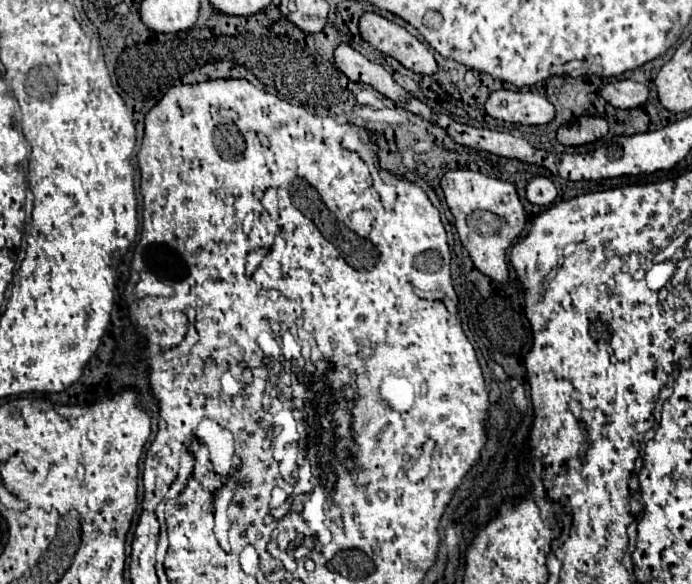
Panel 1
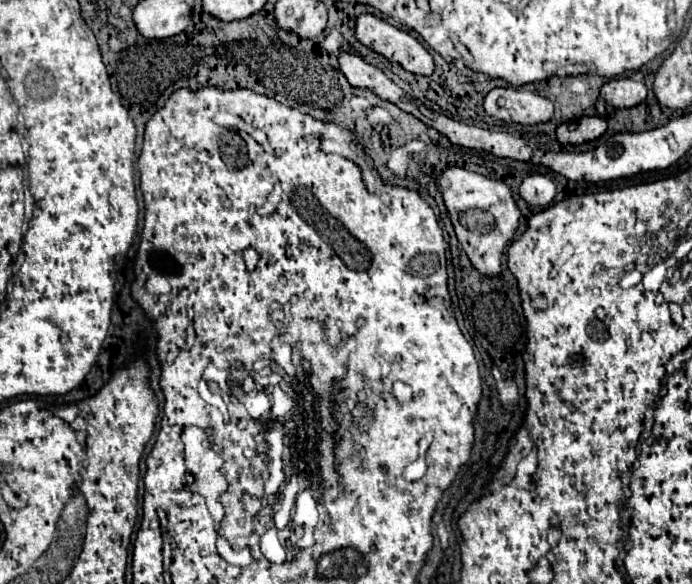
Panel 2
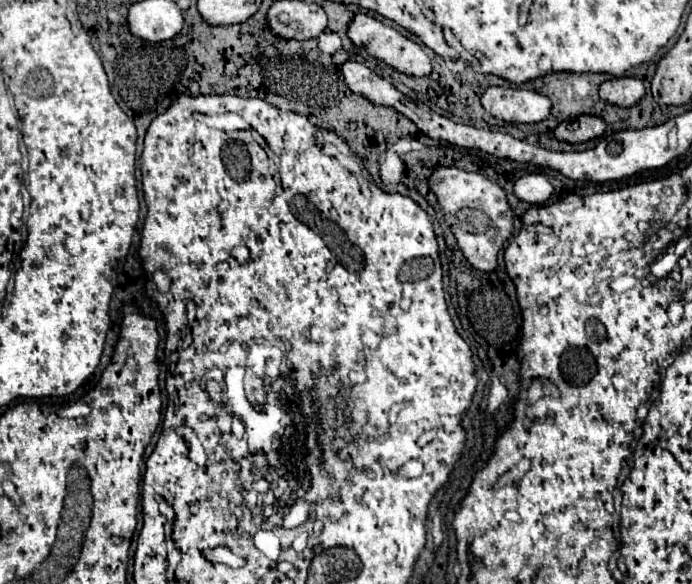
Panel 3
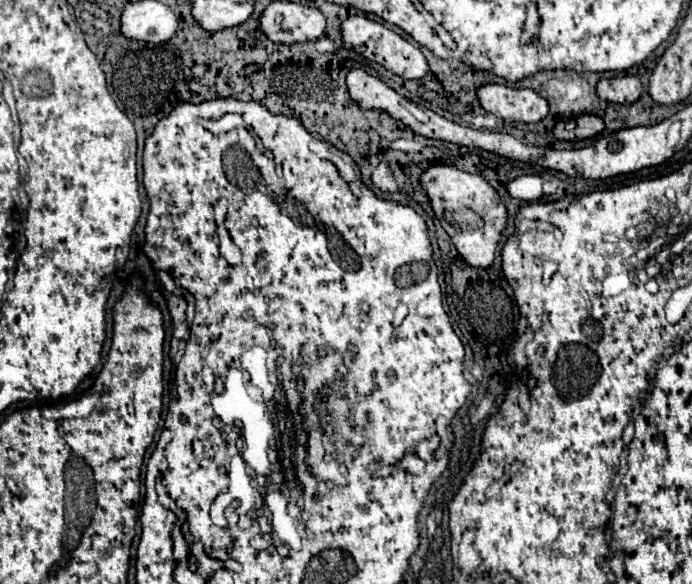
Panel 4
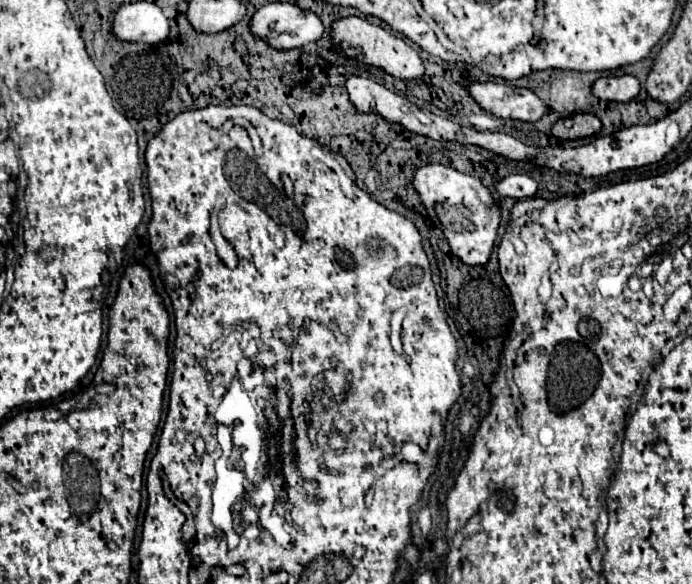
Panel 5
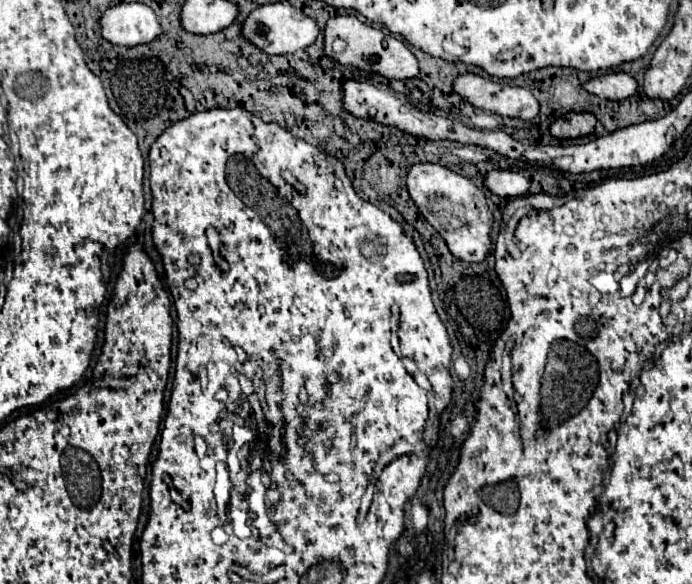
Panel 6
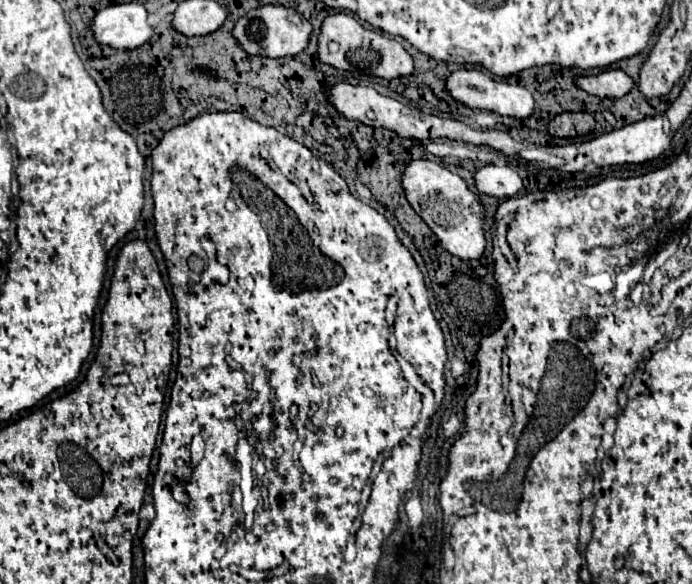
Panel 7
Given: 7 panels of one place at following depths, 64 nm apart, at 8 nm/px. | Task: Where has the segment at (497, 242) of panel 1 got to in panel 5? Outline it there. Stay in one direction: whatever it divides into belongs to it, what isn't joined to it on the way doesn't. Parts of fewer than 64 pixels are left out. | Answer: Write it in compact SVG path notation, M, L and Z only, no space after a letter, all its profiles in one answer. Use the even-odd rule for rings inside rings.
M428 164L428 166L418 168L418 170L414 172L412 186L414 186L414 190L418 192L418 196L420 196L420 200L422 200L422 206L426 208L428 218L432 220L432 224L434 224L434 220L436 220L438 228L444 232L444 236L446 236L446 240L448 240L448 244L450 244L450 248L452 248L452 254L456 254L456 256L458 256L464 264L470 264L470 266L476 266L476 264L486 264L486 262L488 262L488 256L490 256L490 252L492 252L492 248L494 248L494 242L496 242L496 230L498 230L498 224L500 224L500 212L492 210L492 194L490 194L490 190L488 190L488 188L484 188L484 186L482 186L482 182L480 182L478 178L468 176L468 174L462 174L462 172L458 172L458 170L450 168L450 166L442 166L442 164Z

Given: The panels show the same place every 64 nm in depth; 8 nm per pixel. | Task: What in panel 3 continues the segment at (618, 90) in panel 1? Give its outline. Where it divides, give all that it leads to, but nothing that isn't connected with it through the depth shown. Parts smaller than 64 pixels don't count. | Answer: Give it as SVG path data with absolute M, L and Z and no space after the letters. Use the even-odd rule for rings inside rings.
M612 78L600 84L600 98L616 106L634 106L644 96L644 84L638 78Z

